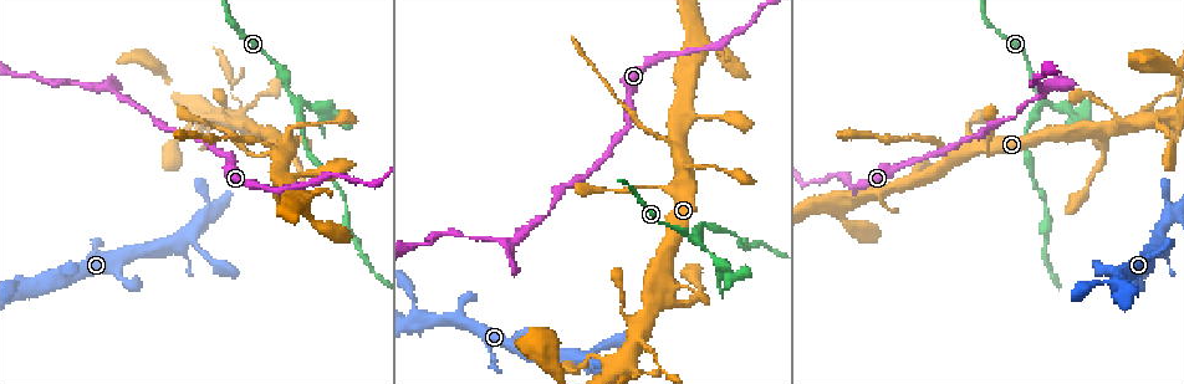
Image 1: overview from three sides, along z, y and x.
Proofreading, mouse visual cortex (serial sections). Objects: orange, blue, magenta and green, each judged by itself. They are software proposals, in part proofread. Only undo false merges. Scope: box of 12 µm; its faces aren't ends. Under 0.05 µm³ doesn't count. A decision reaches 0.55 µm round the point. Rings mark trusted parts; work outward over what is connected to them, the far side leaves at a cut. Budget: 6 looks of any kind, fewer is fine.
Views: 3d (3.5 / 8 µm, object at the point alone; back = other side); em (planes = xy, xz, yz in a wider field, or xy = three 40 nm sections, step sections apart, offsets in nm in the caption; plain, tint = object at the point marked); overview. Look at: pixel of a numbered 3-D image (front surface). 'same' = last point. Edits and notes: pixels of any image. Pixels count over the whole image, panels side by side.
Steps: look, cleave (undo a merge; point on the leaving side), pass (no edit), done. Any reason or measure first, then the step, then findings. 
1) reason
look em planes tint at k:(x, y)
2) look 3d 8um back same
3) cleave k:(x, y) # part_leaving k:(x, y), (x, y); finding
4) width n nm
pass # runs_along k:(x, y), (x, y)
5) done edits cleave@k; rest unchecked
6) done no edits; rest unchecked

a fork
look 3d 3.5um at 1:(680, 151)

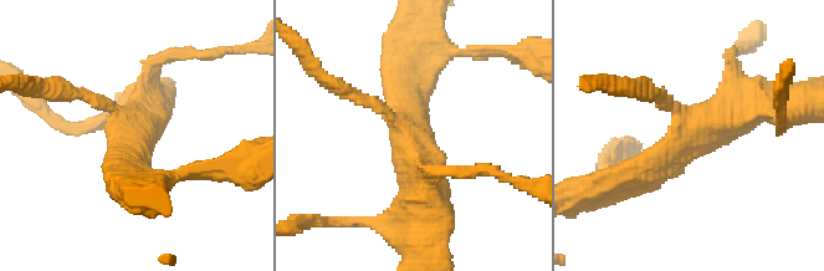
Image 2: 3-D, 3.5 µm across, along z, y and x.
need the tissue
look em xy step 5 tint at 2:(413, 136)

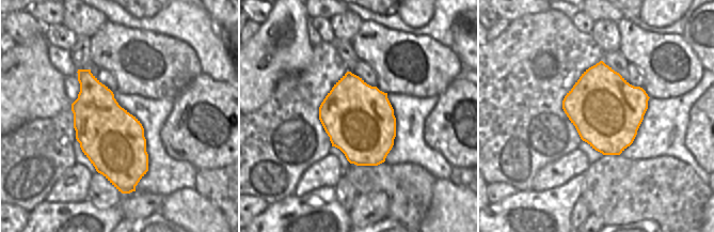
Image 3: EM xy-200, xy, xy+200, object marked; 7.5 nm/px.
arm_widths 150, 400, 500 nm
pass # one cell here

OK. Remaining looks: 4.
sharp bend
look 3d 3.5um back at 1:(727, 275)

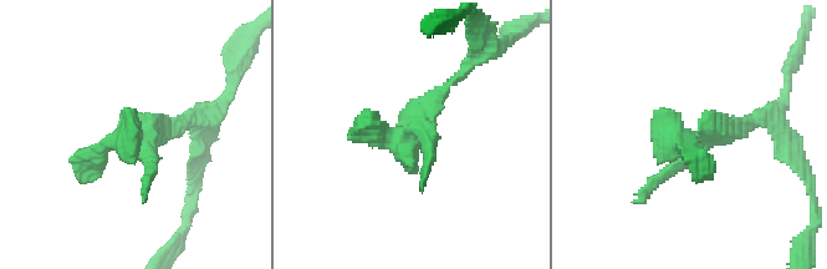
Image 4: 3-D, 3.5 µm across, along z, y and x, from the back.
look em xy step 3 tint at 4:(132, 138)

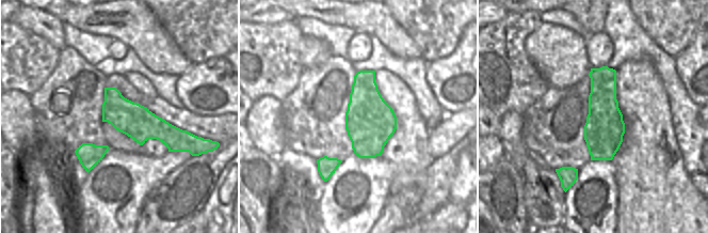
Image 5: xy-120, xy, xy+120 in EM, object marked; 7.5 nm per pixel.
width 380 nm
cleave 4:(371, 136) # part_leaving 4:(413, 126), (398, 138), (360, 128); two cells meet here

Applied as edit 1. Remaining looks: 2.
arms part here
look 3d 3.5um at 1:(511, 242)

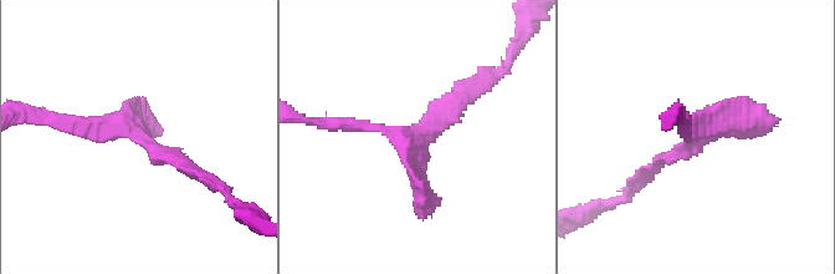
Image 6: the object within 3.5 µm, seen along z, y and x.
shape alone is not enough
look em xy step 2 tint at 6:(132, 131)

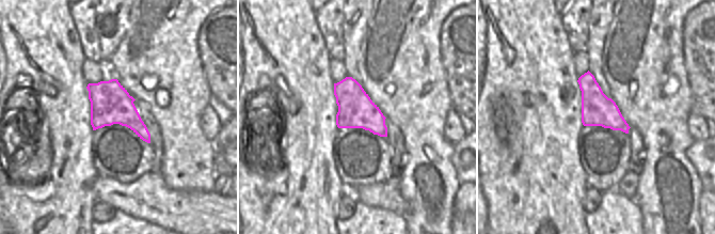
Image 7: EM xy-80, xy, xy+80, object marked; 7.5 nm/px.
pass # runs_along 6:(195, 173), (129, 127), (54, 120); continuous, no second cell

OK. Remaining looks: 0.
done edits cleave@4; rest unchecked

